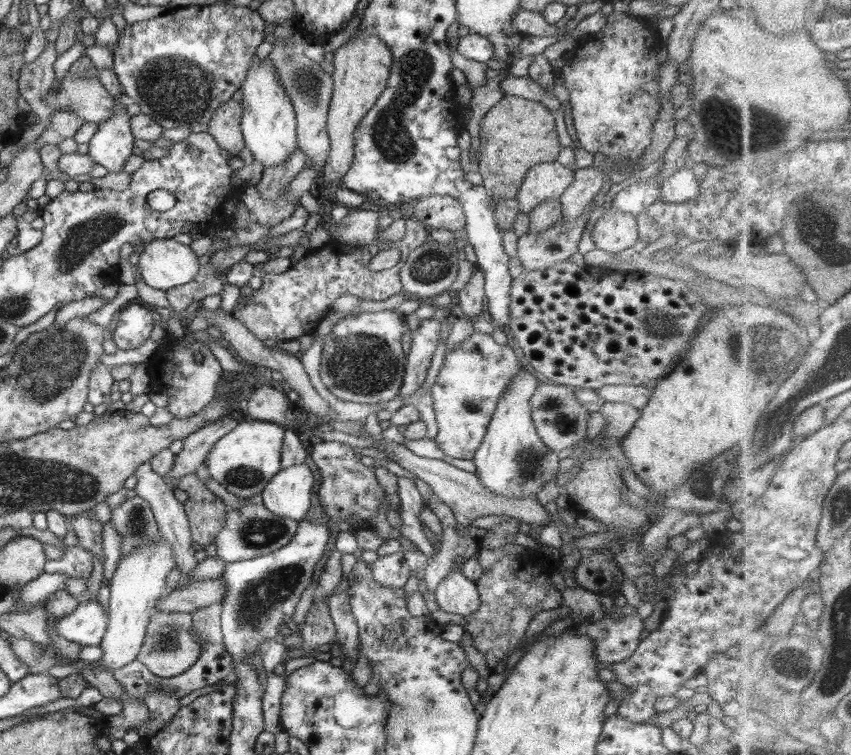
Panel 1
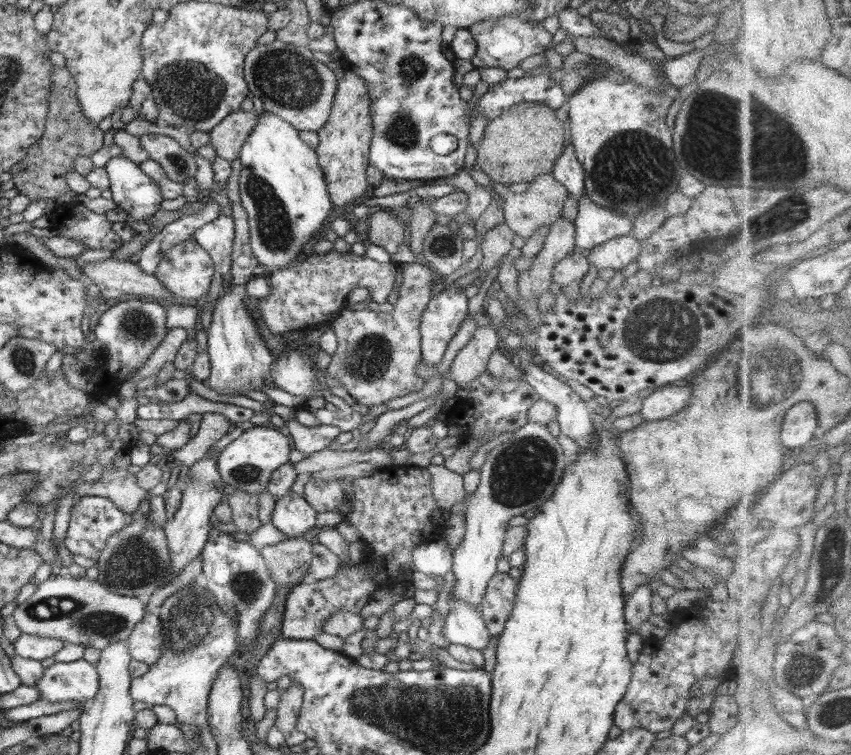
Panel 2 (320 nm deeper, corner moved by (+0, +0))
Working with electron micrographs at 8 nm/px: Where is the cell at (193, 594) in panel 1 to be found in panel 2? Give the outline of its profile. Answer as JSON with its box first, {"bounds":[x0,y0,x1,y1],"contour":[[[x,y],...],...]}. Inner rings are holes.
{"bounds":[12,572,148,650],"contour":[[[63,572],[59,575],[50,575],[46,581],[37,585],[35,593],[18,605],[12,616],[22,633],[40,638],[58,638],[64,643],[92,646],[102,650],[112,642],[127,639],[146,613],[148,613],[146,604],[142,603],[138,597],[114,594],[96,580],[89,580],[86,576],[77,579]]]}

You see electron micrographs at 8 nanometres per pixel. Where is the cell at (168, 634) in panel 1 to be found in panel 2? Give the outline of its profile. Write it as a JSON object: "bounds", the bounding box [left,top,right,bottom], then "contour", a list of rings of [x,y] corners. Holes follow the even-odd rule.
{"bounds":[126,612,164,665],"contour":[[[150,612],[146,613],[126,639],[131,658],[147,665],[154,664],[163,649],[164,637],[161,618]]]}

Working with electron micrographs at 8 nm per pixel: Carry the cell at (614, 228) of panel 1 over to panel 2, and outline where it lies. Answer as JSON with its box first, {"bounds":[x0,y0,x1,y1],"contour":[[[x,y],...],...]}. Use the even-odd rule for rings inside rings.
{"bounds":[587,235,640,271],"contour":[[[631,235],[620,236],[593,247],[587,260],[589,265],[597,269],[622,271],[630,263],[637,261],[640,246],[640,242]]]}

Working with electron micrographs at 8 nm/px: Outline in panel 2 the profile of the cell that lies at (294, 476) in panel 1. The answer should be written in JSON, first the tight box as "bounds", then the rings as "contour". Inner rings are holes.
{"bounds":[271,491,316,539],"contour":[[[290,491],[276,501],[271,523],[284,534],[285,539],[300,538],[316,526],[316,510],[304,497]]]}

